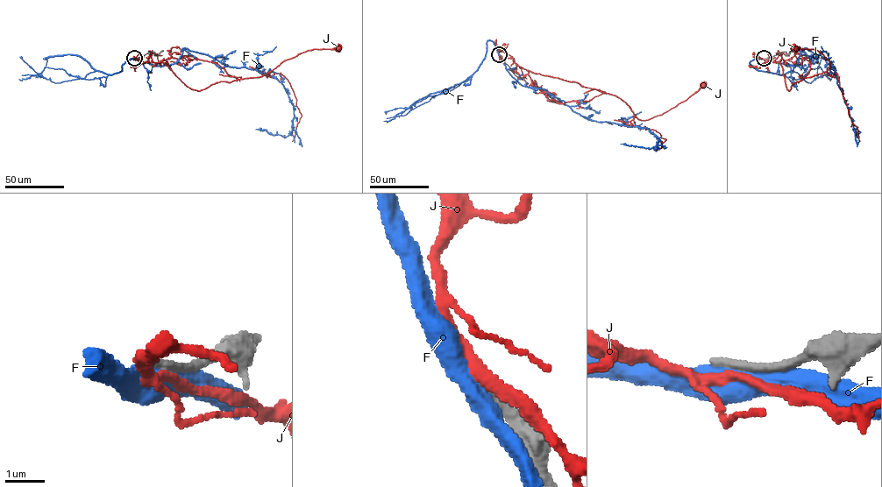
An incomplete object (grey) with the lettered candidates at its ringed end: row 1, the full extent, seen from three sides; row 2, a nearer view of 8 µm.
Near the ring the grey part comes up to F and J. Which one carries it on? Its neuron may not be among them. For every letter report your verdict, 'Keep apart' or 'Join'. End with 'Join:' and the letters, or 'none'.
F: Keep apart
J: Keep apart
Join: none

